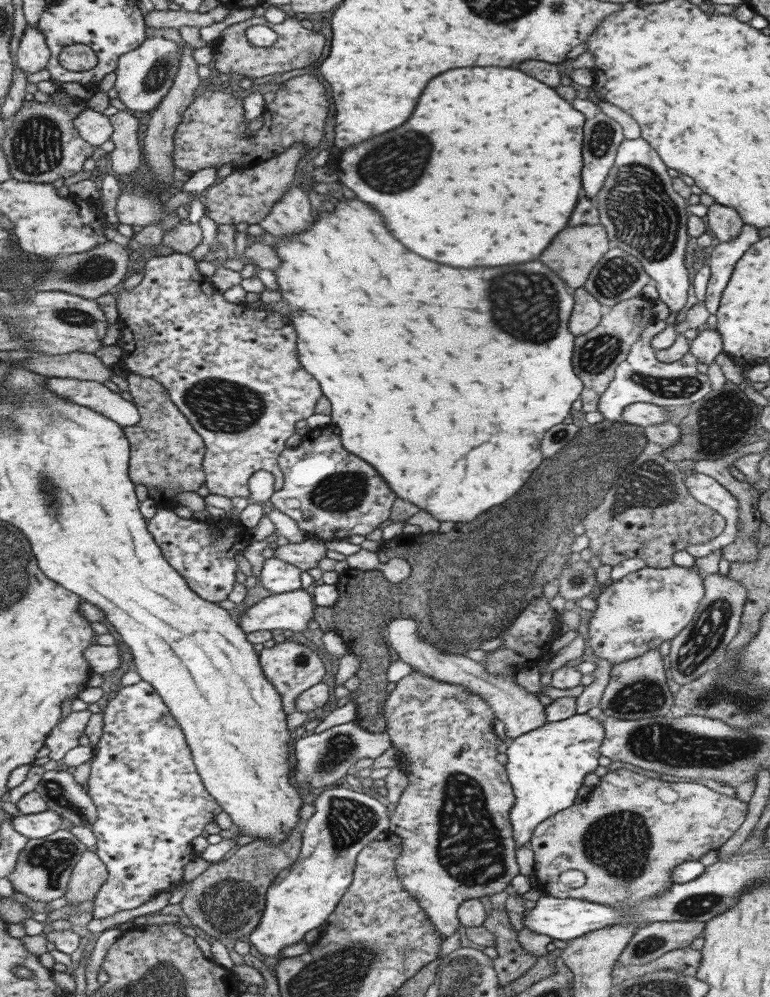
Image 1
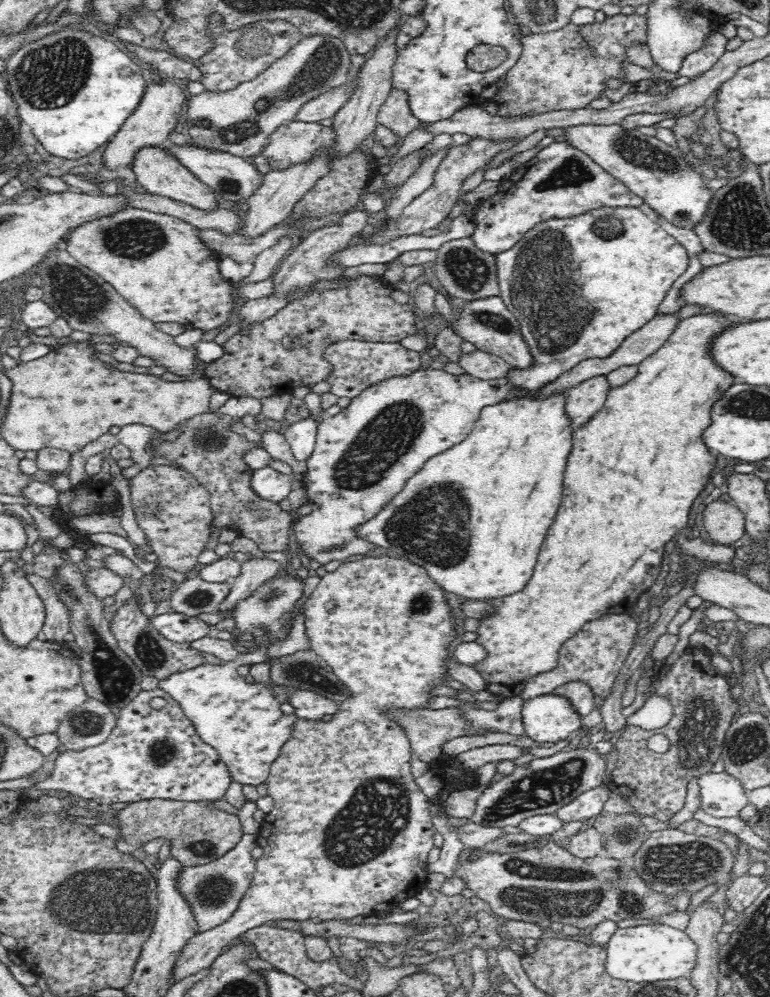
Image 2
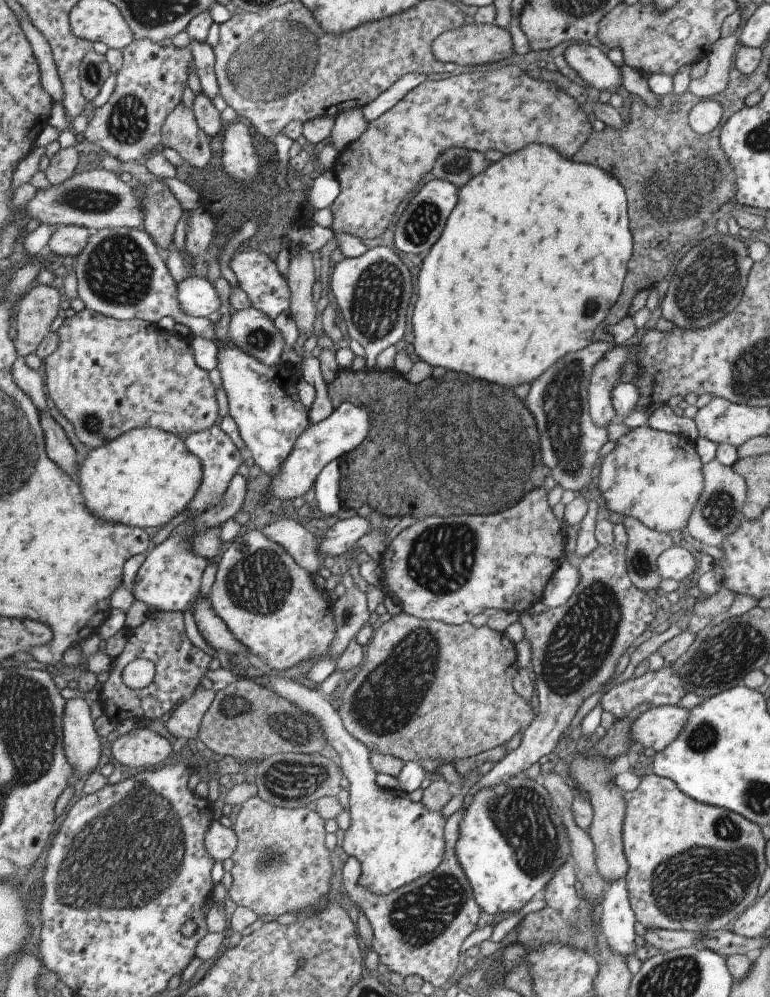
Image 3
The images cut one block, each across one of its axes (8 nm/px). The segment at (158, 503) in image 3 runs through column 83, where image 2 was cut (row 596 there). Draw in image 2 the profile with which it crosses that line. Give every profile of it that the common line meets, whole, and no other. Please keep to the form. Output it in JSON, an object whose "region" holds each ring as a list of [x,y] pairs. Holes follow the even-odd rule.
{"region":[[[560,391],[553,395],[548,395],[545,399],[532,399],[532,397],[516,397],[508,399],[493,405],[482,408],[479,414],[479,420],[474,424],[474,430],[466,436],[466,440],[452,445],[442,452],[433,456],[424,463],[422,470],[413,474],[406,483],[406,486],[396,495],[374,518],[370,518],[368,522],[360,524],[354,528],[354,533],[362,539],[366,539],[380,548],[386,548],[386,556],[394,558],[406,559],[427,570],[429,577],[442,586],[448,592],[454,592],[458,596],[462,596],[464,600],[481,600],[488,601],[490,599],[508,596],[509,594],[518,592],[526,586],[526,582],[532,576],[538,552],[540,552],[540,544],[546,538],[548,528],[552,526],[560,500],[562,500],[562,490],[564,490],[564,468],[572,450],[573,431],[570,424],[571,418],[566,413],[566,394],[567,391]]]}

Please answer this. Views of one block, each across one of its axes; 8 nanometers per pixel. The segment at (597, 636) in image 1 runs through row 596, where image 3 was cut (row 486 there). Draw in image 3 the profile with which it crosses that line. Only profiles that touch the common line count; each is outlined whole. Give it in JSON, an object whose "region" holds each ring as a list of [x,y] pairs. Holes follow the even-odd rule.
{"region":[[[650,425],[634,427],[621,436],[615,448],[598,462],[598,488],[606,506],[612,512],[637,518],[644,526],[665,533],[686,531],[687,522],[703,491],[703,464],[696,451],[695,441],[677,434],[652,429]]]}

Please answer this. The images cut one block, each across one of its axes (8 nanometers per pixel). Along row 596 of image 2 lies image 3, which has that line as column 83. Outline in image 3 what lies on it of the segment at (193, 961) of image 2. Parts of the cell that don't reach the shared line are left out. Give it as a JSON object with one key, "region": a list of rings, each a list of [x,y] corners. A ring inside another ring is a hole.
{"region":[[[86,307],[84,310],[77,312],[74,316],[66,318],[62,326],[57,330],[58,346],[48,358],[44,361],[44,370],[46,371],[46,390],[49,390],[52,402],[56,404],[56,408],[64,415],[64,418],[72,424],[75,432],[82,444],[94,450],[101,446],[107,445],[109,442],[116,440],[123,434],[129,433],[130,430],[154,427],[165,431],[176,433],[183,440],[189,434],[206,430],[216,424],[218,418],[218,401],[216,401],[216,391],[208,371],[200,368],[195,361],[191,338],[183,337],[175,331],[167,331],[161,329],[157,324],[142,319],[118,320],[106,315],[94,312],[91,308]]]}

